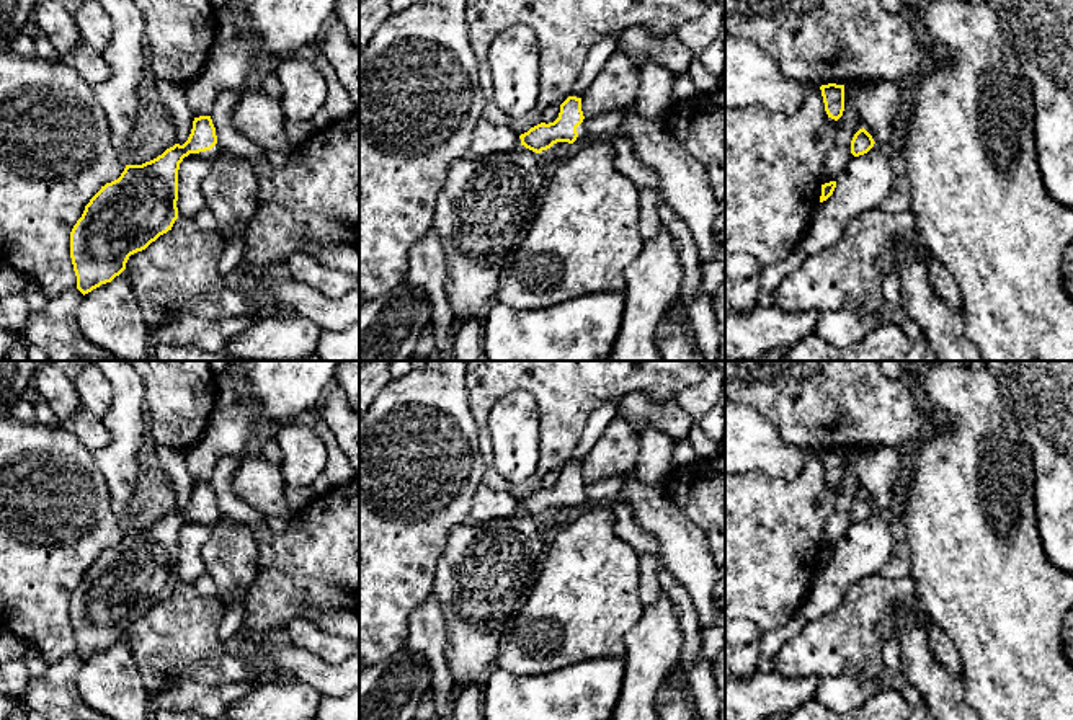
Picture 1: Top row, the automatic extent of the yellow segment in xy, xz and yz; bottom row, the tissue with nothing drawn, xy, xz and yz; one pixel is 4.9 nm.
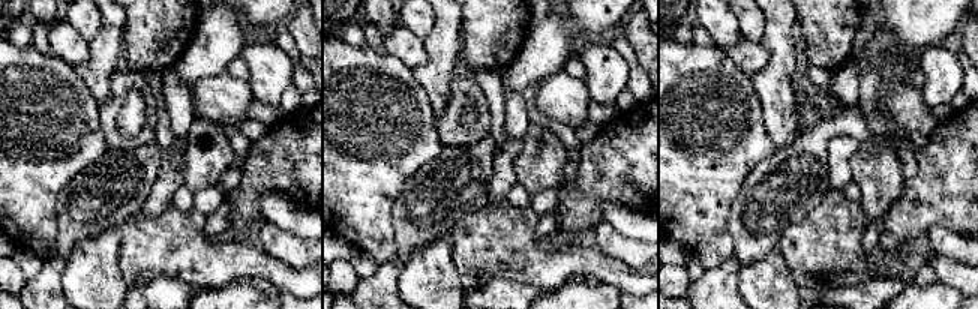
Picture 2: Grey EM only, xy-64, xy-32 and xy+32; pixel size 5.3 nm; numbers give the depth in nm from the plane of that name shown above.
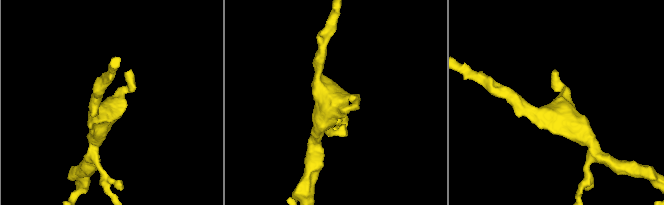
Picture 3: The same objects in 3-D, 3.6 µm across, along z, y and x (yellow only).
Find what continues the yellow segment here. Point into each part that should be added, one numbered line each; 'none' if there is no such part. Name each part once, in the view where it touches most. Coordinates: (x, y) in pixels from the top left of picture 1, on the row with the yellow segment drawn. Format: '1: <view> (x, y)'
1: xy (214, 152)

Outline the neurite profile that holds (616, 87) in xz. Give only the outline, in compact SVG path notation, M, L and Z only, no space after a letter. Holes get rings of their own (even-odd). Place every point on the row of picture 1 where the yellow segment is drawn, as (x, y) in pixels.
M616 51L581 96L585 118L630 108L639 95L639 69Z

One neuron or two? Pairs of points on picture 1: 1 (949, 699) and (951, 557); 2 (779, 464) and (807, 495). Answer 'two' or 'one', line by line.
1: two
2: two

